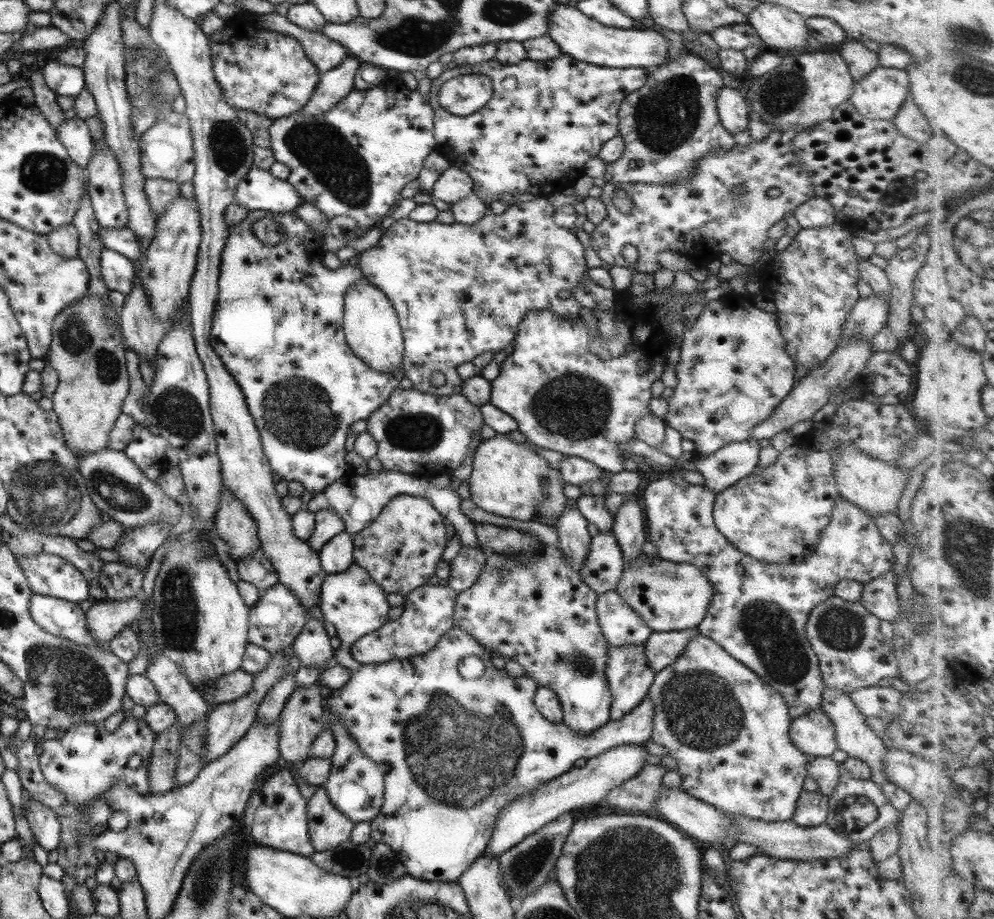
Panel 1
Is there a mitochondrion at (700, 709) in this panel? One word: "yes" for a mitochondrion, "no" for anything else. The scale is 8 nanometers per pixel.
yes

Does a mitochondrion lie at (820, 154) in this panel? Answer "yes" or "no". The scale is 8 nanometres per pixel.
no

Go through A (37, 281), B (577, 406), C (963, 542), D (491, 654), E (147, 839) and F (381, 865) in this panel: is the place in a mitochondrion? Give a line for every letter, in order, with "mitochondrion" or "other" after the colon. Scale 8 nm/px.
A: mitochondrion
B: mitochondrion
C: mitochondrion
D: other
E: mitochondrion
F: mitochondrion

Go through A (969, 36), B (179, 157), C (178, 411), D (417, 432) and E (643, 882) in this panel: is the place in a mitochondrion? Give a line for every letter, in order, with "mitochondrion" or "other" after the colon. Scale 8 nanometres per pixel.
A: mitochondrion
B: other
C: mitochondrion
D: mitochondrion
E: mitochondrion

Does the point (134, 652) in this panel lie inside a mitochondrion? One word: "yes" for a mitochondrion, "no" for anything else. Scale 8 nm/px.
no

